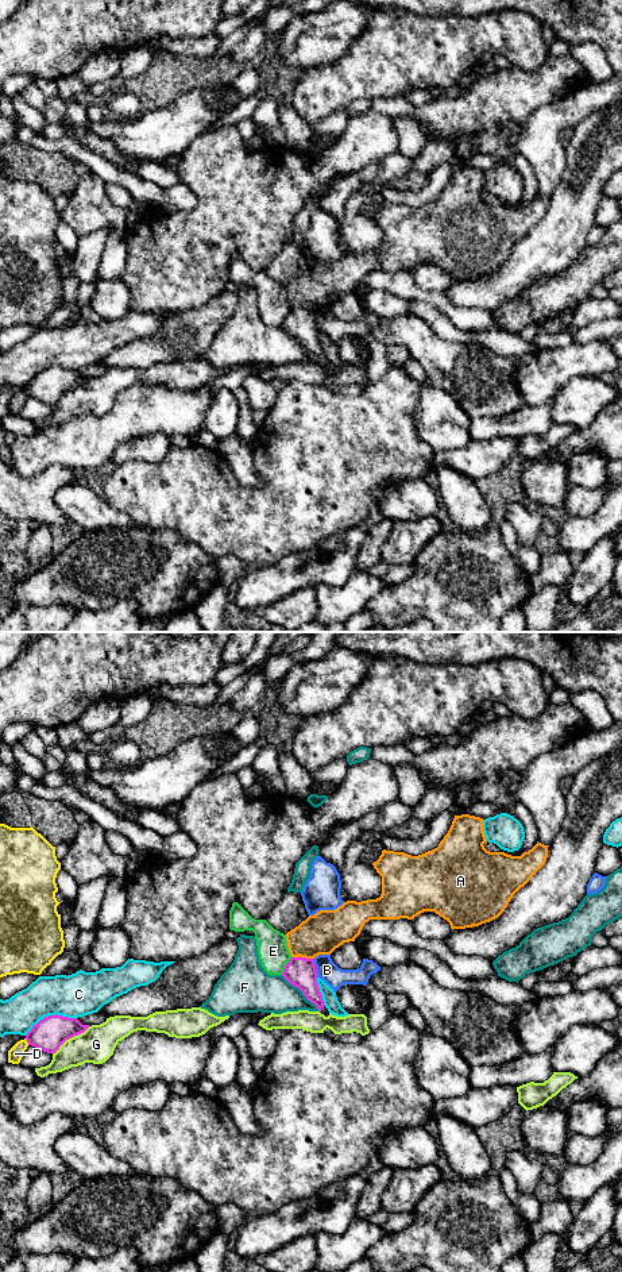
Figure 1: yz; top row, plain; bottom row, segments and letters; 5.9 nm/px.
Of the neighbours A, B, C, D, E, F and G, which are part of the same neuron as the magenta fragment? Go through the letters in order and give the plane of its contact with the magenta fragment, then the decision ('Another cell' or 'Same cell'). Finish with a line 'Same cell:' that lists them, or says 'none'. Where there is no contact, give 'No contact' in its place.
A: Touches magenta in yz. Another cell
B: Touches magenta in yz. Another cell
C: Touches magenta in yz. Another cell
D: Touches magenta in yz. Another cell
E: Touches magenta in yz. Another cell
F: Touches magenta in yz. Another cell
G: Touches magenta in yz. Another cell
Same cell: none

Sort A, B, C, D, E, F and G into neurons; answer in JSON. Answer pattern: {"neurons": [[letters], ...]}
{"neurons": [["A"], ["B"], ["C"], ["D"], ["E"], ["F"], ["G"]]}

